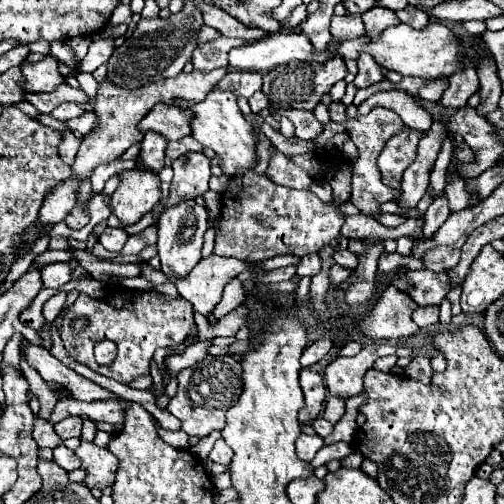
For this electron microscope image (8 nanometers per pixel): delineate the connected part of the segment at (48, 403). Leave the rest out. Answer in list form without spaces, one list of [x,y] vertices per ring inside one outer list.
[[[20,355],[20,369],[24,371],[24,375],[26,375],[28,383],[30,383],[30,395],[36,397],[36,399],[40,401],[40,405],[42,405],[38,417],[48,419],[48,417],[50,417],[50,411],[54,409],[54,405],[56,405],[58,399],[54,397],[54,393],[52,393],[52,389],[46,385],[46,381],[40,379],[40,373],[34,373],[32,365],[26,363],[24,355]]]

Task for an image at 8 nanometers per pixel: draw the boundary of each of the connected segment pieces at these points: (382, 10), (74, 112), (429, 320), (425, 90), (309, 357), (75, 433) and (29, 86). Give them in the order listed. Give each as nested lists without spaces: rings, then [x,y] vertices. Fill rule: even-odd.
[[[374,7],[372,11],[366,11],[362,13],[362,21],[366,25],[366,37],[368,39],[378,39],[380,33],[386,29],[386,27],[392,27],[392,25],[398,25],[400,21],[396,19],[396,13],[386,9],[386,7]]]
[[[60,103],[50,115],[52,115],[54,119],[68,121],[68,119],[74,119],[74,117],[78,117],[78,115],[82,115],[82,113],[84,113],[84,109],[78,107],[78,105],[72,105],[72,103]]]
[[[428,305],[428,307],[418,307],[414,313],[412,313],[412,319],[414,319],[414,323],[418,325],[418,327],[430,327],[430,325],[436,325],[438,323],[438,311],[440,311],[440,307],[432,307],[432,305]]]
[[[448,77],[434,79],[434,81],[430,81],[426,87],[422,87],[418,95],[420,95],[422,99],[426,99],[426,101],[436,103],[436,101],[440,101],[440,97],[442,97],[442,93],[444,93],[446,87],[448,87]]]
[[[318,337],[310,347],[304,349],[302,359],[300,359],[302,367],[310,367],[310,365],[318,363],[330,349],[332,349],[332,341],[328,337]]]
[[[66,417],[66,419],[62,419],[60,423],[56,423],[54,429],[56,429],[56,433],[58,433],[62,439],[80,437],[80,433],[82,433],[82,423],[78,423],[78,417]]]
[[[46,55],[40,63],[24,61],[20,67],[24,73],[24,89],[30,93],[50,93],[64,83],[58,71],[58,59],[52,55]]]

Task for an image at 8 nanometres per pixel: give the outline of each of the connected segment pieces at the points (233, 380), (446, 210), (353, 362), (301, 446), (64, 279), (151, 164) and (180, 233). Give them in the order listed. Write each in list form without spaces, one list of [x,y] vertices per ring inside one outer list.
[[[232,355],[222,357],[206,357],[196,365],[182,369],[178,373],[178,391],[168,403],[168,411],[182,421],[182,431],[194,437],[204,437],[210,431],[220,431],[226,427],[226,409],[206,407],[206,399],[238,399],[242,393],[242,365]]]
[[[442,193],[440,197],[434,199],[434,203],[428,207],[426,215],[424,215],[424,235],[432,235],[432,231],[436,231],[450,215],[450,207],[448,207],[448,197],[446,193]]]
[[[366,343],[354,357],[338,357],[324,369],[326,387],[330,393],[344,399],[362,393],[362,377],[378,357],[396,353],[396,347],[386,343]]]
[[[300,435],[298,437],[298,441],[296,441],[296,451],[298,451],[298,457],[300,459],[304,459],[304,461],[312,461],[314,459],[314,455],[318,453],[318,449],[324,445],[324,439],[322,437],[318,437],[318,435],[314,435],[314,437],[310,437],[310,435]]]
[[[52,263],[42,269],[42,287],[44,289],[60,289],[70,281],[68,263]]]
[[[144,135],[142,149],[138,155],[138,161],[142,167],[160,173],[164,169],[164,151],[166,151],[166,139],[162,135]]]
[[[194,199],[180,201],[178,205],[166,207],[158,221],[158,257],[162,263],[162,271],[170,277],[184,277],[202,257],[202,243],[204,233],[208,229],[208,215],[202,205],[198,205]]]

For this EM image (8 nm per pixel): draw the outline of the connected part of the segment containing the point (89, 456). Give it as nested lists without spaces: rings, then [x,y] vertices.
[[[82,439],[76,455],[82,459],[82,469],[86,471],[86,485],[88,487],[110,487],[114,479],[114,471],[118,469],[118,457],[108,449],[100,449],[92,441]]]

